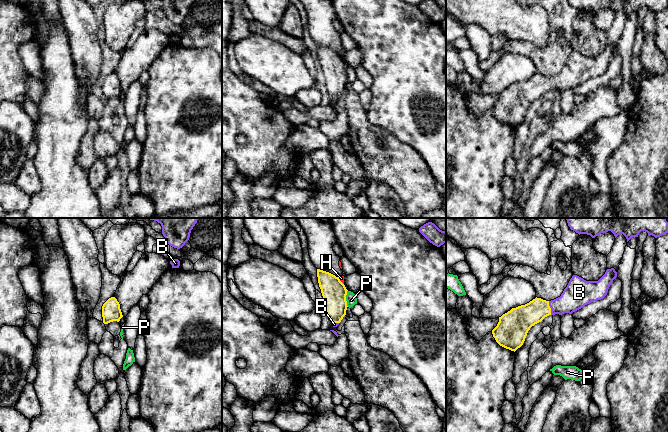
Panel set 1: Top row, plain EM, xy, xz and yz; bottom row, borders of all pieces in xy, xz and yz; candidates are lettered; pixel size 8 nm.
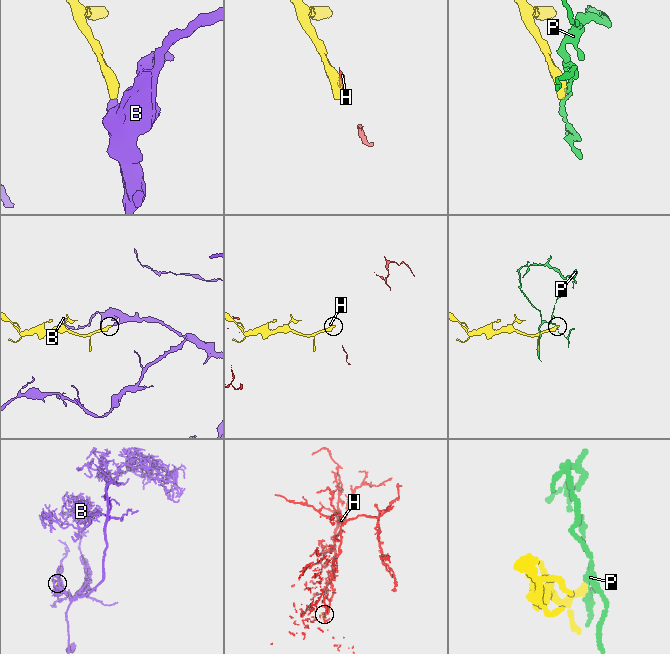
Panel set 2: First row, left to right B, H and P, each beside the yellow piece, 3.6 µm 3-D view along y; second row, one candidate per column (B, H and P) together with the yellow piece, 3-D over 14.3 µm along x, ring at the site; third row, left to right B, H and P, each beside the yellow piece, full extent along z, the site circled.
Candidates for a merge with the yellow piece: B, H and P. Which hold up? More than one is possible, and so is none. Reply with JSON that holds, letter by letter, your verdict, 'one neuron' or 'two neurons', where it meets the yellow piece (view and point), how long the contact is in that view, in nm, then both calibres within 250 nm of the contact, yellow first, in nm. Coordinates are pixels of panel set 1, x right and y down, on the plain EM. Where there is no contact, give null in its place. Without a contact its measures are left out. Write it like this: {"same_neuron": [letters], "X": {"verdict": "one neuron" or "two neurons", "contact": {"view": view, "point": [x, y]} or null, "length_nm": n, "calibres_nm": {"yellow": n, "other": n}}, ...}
{"same_neuron": ["B"], "B": {"verdict": "one neuron", "contact": {"view": "yz", "point": [550, 84]}, "length_nm": 110, "calibres_nm": {"yellow": 200, "other": 220}}, "H": {"verdict": "two neurons", "contact": {"view": "xz", "point": [340, 57]}, "length_nm": 80, "calibres_nm": {"yellow": 200, "other": 40}}, "P": {"verdict": "two neurons", "contact": {"view": "xz", "point": [345, 74]}, "length_nm": 140, "calibres_nm": {"yellow": 200, "other": 90}}}

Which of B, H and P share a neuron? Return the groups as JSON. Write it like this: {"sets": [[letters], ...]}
{"sets": [["B"], ["H"], ["P"]]}

